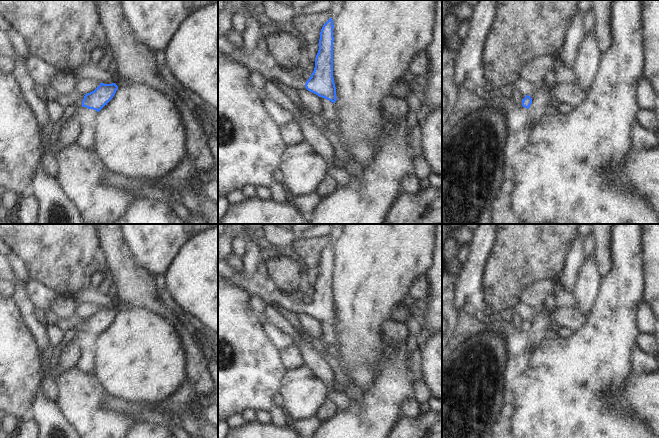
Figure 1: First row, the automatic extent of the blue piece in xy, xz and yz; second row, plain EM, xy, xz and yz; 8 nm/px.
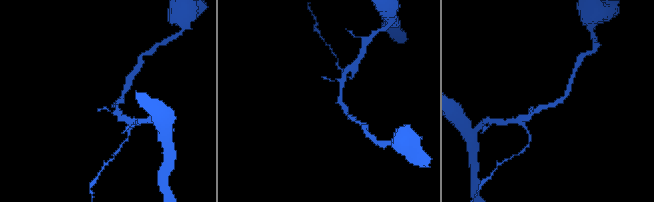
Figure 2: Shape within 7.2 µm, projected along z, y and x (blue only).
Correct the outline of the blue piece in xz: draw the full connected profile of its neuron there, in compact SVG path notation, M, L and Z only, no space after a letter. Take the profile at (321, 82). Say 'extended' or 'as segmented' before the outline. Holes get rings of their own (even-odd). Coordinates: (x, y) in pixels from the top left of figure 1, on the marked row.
extended; M330 18L321 29L319 50L315 58L315 68L308 80L296 80L279 66L271 69L260 62L256 56L246 56L236 51L226 55L235 62L245 66L249 71L259 72L265 80L278 80L296 90L307 89L334 104L337 97L333 78L333 28L333 20Z

